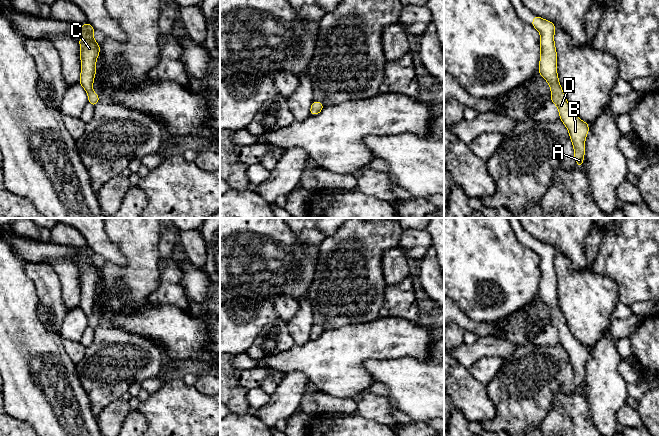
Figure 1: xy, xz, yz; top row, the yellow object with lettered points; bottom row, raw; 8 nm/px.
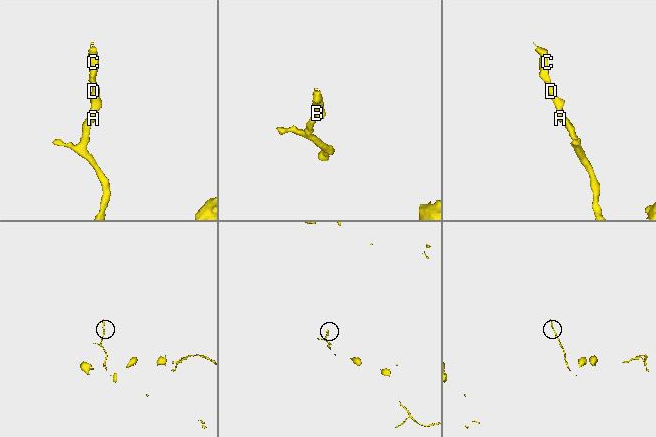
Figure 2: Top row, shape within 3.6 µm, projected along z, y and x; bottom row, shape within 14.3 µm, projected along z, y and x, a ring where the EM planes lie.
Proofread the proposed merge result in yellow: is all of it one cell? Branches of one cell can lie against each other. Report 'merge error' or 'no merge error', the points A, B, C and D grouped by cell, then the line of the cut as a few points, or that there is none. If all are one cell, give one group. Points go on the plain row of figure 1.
no merge error | A B C D | no cut

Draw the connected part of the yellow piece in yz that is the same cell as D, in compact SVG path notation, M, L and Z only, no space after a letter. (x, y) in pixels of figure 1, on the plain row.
M536 239L531 249L540 256L541 278L538 296L550 310L551 326L557 330L560 344L568 353L574 371L574 381L578 391L581 392L583 390L585 363L589 356L589 348L583 346L572 335L559 307L557 277L554 267L554 257L557 251L551 245Z

